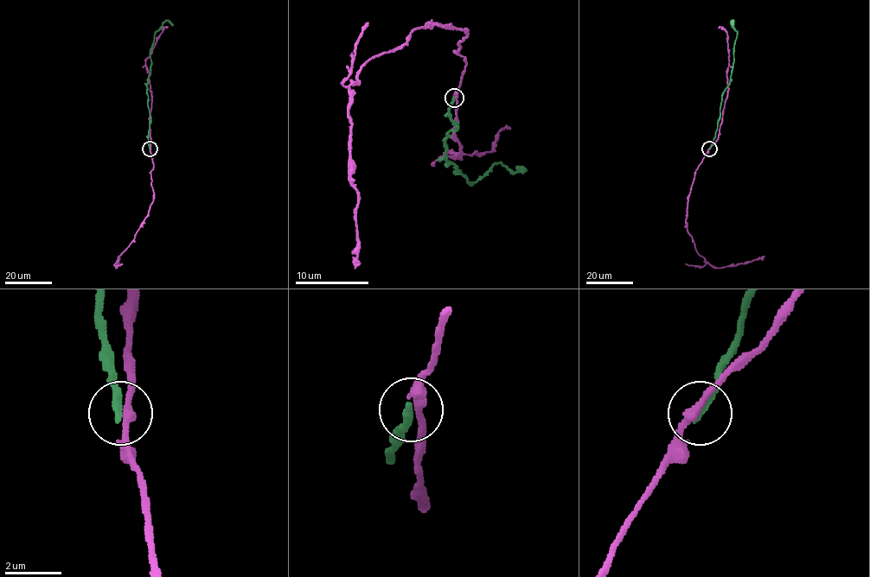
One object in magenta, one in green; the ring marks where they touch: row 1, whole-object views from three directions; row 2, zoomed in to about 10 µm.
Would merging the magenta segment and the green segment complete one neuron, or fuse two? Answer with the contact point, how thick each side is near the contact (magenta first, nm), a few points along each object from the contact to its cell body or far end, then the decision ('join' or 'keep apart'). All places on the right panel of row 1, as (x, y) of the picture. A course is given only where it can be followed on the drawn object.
at (709, 149); 280 nm thick on the magenta side, 320 nm on the other; magenta runs (709, 149), (695, 171), (687, 205), (686, 224), (696, 251), (706, 263), (717, 268), (746, 263), (764, 256); green runs (710, 149), (717, 127), (721, 95), (729, 83), (733, 63), (736, 31), (731, 23), (732, 21), (732, 26); keep apart

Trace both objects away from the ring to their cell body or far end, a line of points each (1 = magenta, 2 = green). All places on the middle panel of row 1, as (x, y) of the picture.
1: (455, 97), (467, 35), (432, 22), (374, 56), (349, 87), (355, 268)
2: (455, 98), (449, 117), (457, 129), (445, 142), (445, 159), (455, 172), (476, 181), (495, 162), (527, 168)

